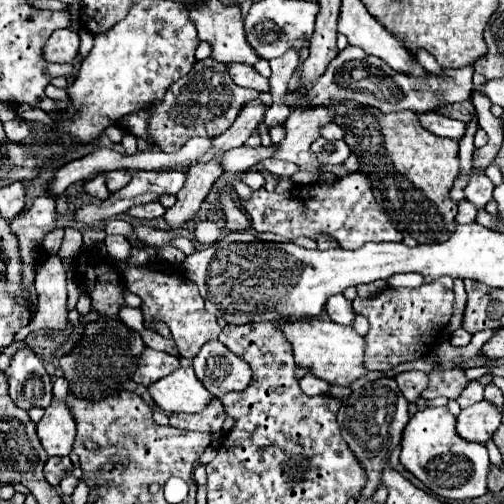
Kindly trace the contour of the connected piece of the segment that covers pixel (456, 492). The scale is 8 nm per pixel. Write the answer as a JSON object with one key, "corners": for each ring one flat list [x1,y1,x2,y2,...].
{"corners":[[427,407,409,419,401,439,401,465,443,499,465,501,487,493,487,449,485,445,465,441,455,433,455,417,447,407]]}

